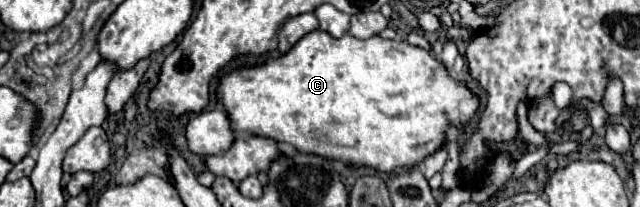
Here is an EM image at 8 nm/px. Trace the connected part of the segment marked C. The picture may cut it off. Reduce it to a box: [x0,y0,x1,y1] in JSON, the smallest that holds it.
[217,29,479,173]

